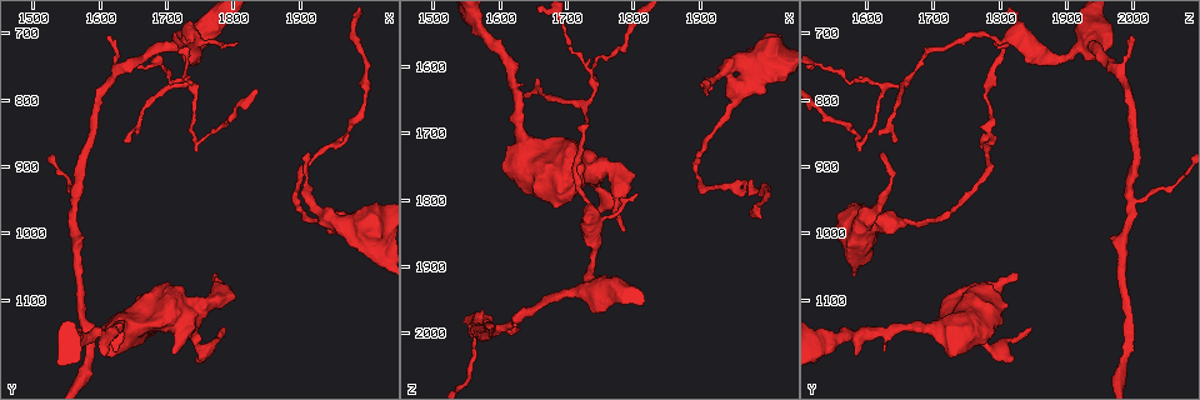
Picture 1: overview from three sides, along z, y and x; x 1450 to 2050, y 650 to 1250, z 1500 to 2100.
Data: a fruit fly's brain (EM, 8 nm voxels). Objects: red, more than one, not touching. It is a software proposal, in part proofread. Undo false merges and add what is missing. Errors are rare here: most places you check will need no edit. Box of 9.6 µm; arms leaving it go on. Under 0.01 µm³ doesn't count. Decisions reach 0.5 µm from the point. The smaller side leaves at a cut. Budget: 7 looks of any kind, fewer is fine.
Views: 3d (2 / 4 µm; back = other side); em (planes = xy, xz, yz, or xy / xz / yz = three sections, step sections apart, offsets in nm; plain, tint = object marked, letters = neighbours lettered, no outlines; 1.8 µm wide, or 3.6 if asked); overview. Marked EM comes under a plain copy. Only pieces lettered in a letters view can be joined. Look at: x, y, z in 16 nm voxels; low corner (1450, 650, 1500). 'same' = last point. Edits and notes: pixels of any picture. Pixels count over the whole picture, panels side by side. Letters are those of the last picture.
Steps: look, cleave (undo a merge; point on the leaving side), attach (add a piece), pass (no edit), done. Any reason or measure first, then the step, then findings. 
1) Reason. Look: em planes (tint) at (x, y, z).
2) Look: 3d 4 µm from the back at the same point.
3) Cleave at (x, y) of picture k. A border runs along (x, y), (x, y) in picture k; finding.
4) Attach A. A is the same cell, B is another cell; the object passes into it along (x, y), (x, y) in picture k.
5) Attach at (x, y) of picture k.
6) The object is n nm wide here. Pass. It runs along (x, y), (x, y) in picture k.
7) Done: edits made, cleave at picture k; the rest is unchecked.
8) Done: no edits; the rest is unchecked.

Branch stops here. Look: em planes (letters) at (1745, 1195, 1825).

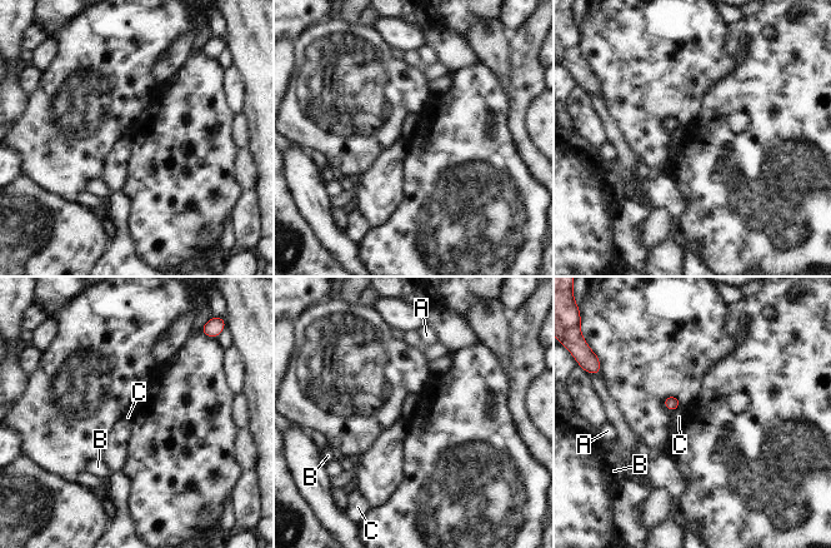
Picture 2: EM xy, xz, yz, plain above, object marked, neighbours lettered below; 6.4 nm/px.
Pass. A, B and C are other cells; a border runs along (681, 404), (671, 413) in picture 2; none of them fits.

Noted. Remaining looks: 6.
Abrupt turn. Look: 3d 4 µm at (1745, 860, 1600).

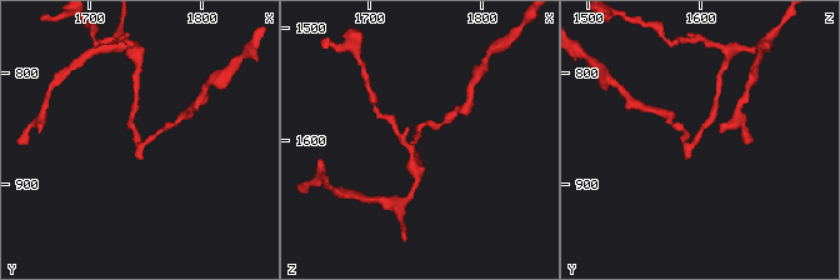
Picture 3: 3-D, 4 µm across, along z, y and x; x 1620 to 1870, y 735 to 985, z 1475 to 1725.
Now the EM. Look: em planes (letters) at (1740, 860, 1598).

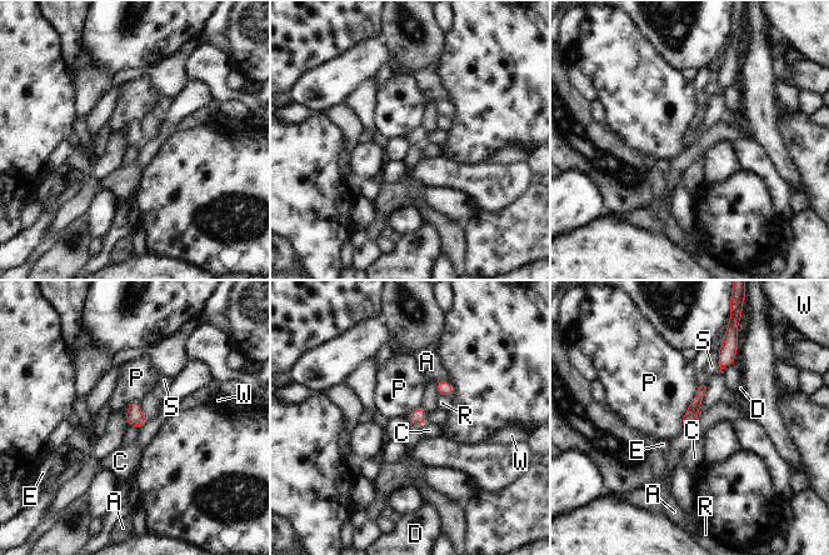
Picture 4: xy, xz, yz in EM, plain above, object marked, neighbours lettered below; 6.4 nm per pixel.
Pass. A, C, D, E, P, R, S and W are other cells; a border runs along (699, 386), (683, 416), (682, 429) in picture 4; continuous, no second neuron.

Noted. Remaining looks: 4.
Free end. Look: em planes (letters) at (1605, 1180, 1580).

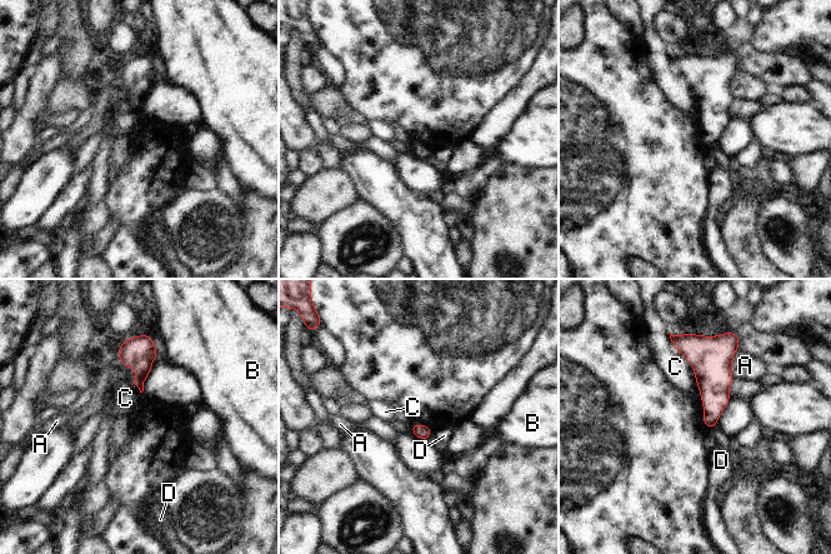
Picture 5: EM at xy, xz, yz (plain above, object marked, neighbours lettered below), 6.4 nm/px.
Pass. A, B, C and D are other cells; a border runs along (669, 338), (671, 344), (692, 368) in picture 5; none of them fits.

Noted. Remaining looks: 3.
Done: no edits; the rest is unchecked.

